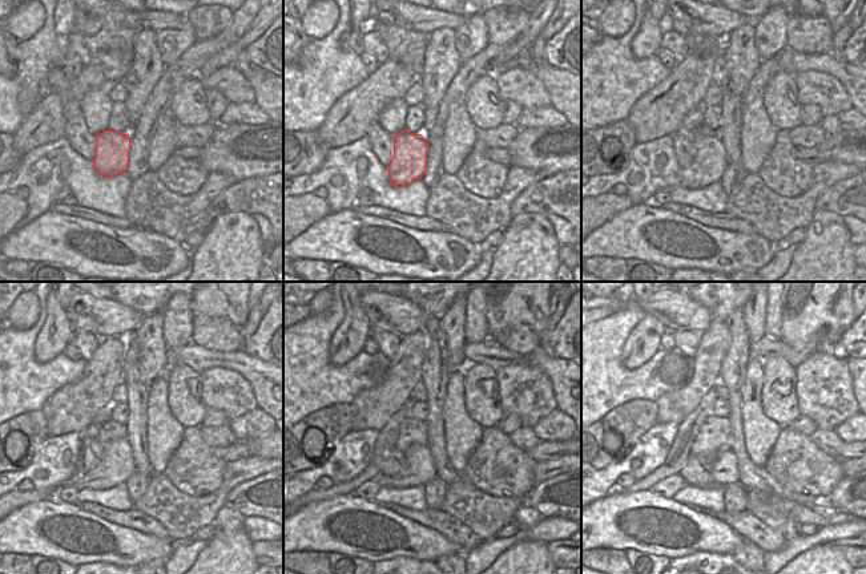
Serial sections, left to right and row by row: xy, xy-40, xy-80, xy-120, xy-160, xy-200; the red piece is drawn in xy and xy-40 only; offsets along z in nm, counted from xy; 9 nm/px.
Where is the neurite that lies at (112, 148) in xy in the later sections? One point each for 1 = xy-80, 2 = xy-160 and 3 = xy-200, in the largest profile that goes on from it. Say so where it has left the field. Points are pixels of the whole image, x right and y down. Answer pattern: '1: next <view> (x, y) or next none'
1: next xy-80 (711, 161)
2: next xy-160 (419, 469)
3: next xy-200 (725, 472)

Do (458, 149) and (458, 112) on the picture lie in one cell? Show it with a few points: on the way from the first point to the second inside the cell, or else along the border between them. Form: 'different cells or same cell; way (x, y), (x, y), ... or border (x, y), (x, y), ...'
same cell; way (458, 140), (458, 121)

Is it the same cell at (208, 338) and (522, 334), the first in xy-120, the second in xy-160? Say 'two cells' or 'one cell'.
one cell

